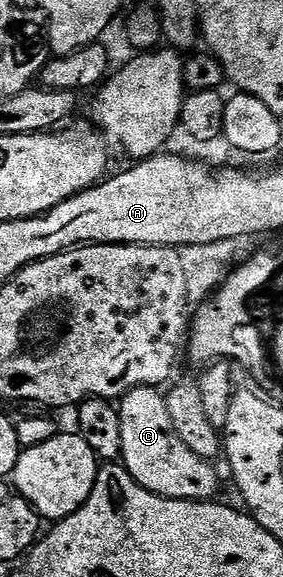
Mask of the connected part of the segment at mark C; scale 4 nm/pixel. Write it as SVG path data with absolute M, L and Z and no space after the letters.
M142 386L132 388L126 396L120 397L116 405L119 414L119 438L121 439L120 463L125 465L131 478L139 482L151 494L159 494L163 498L172 500L204 500L212 501L217 492L217 472L214 465L208 460L199 458L195 450L191 450L183 443L183 438L175 434L175 425L171 422L171 414L167 410L165 392L157 386Z

